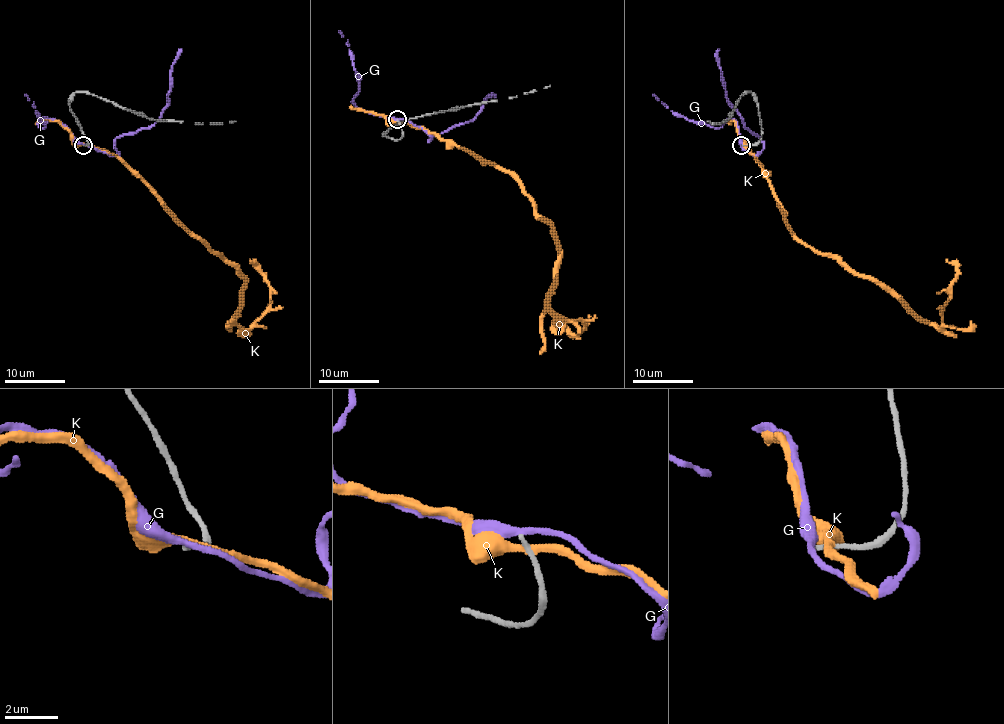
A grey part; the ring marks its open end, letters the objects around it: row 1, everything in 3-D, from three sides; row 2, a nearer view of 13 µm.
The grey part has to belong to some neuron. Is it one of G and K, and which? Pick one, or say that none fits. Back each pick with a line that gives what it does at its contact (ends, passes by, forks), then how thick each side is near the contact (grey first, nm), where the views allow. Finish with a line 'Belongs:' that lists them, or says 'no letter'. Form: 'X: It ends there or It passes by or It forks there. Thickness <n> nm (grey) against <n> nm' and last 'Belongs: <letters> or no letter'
Belongs: no letter

